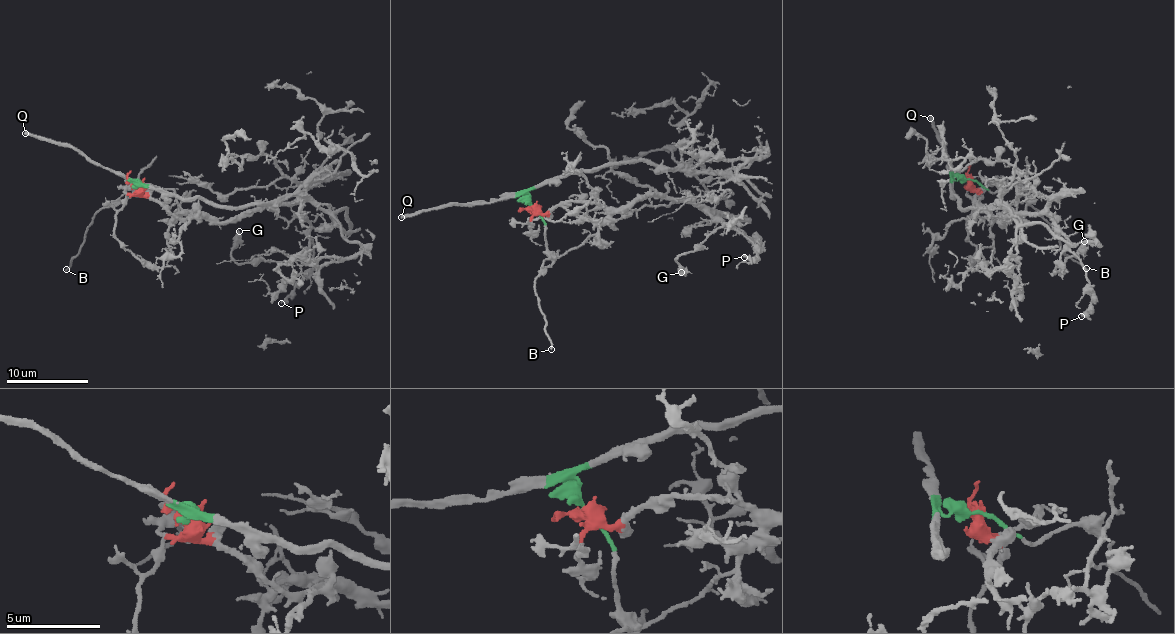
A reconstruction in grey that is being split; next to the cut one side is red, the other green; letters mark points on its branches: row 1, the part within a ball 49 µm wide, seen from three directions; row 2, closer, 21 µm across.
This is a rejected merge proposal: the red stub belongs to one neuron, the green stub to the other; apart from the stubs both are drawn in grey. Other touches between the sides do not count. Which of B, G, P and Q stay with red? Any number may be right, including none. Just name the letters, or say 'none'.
G, P

